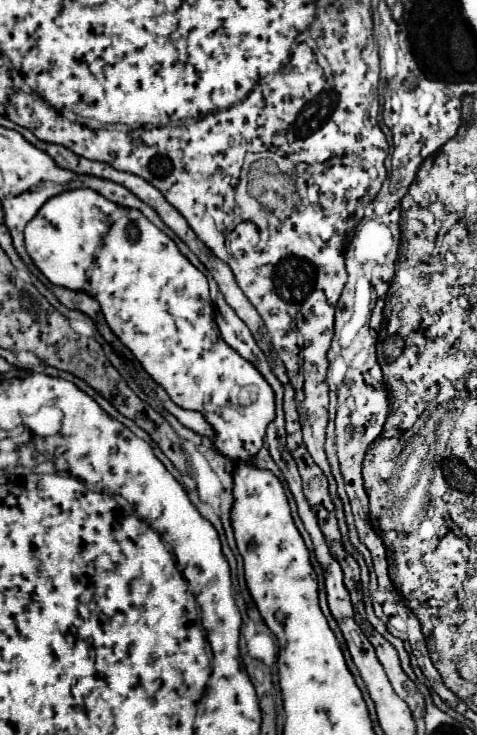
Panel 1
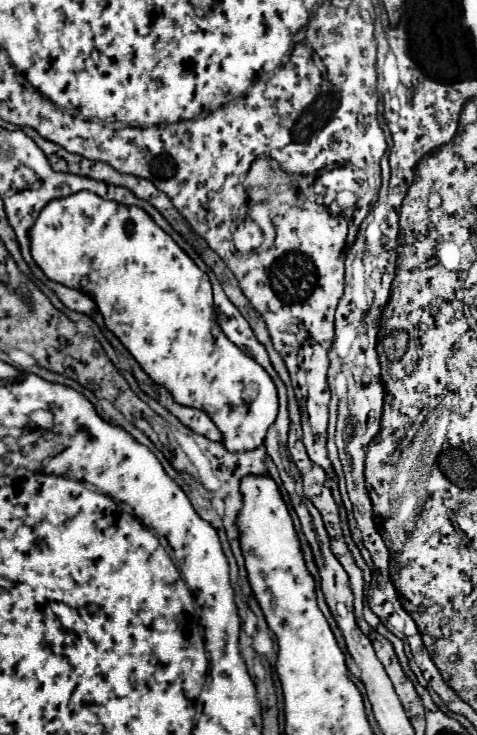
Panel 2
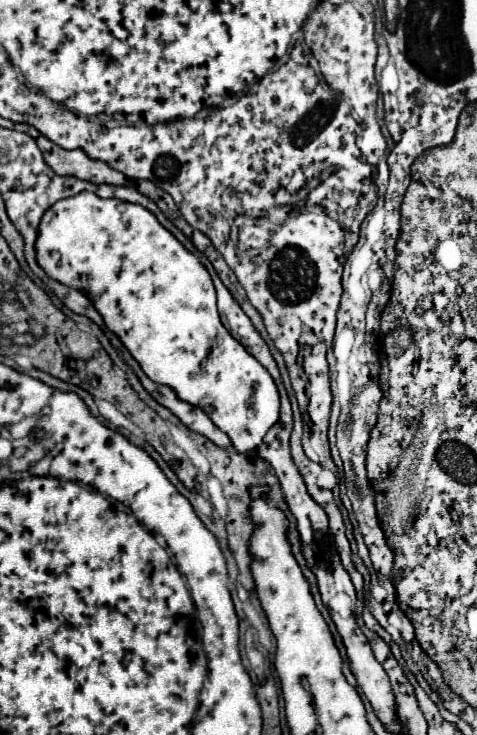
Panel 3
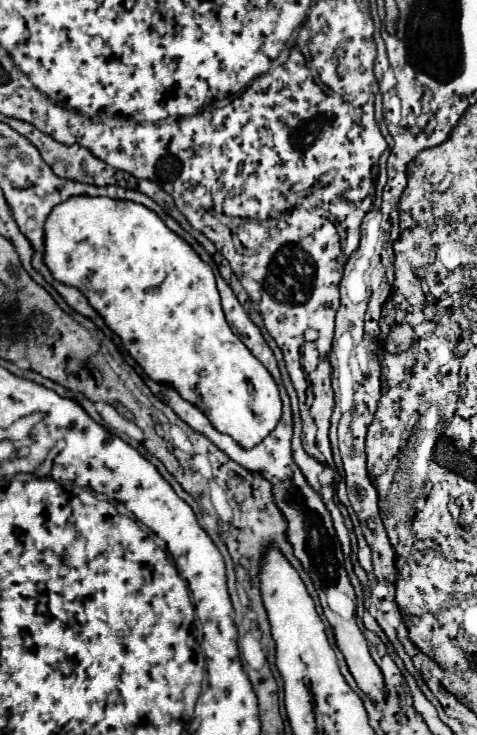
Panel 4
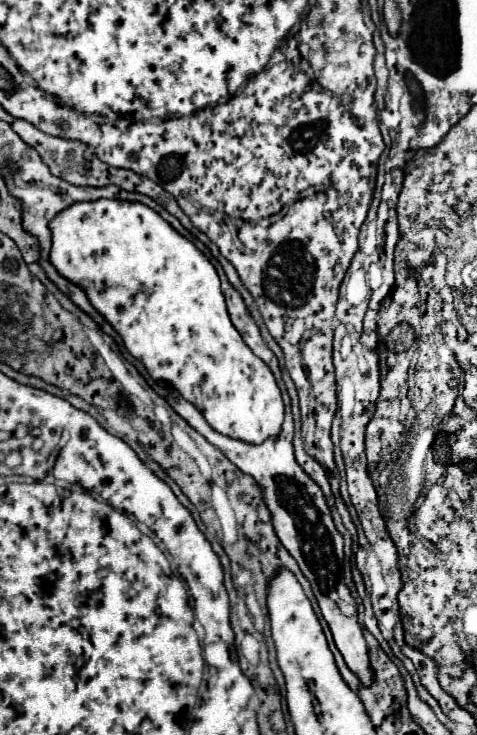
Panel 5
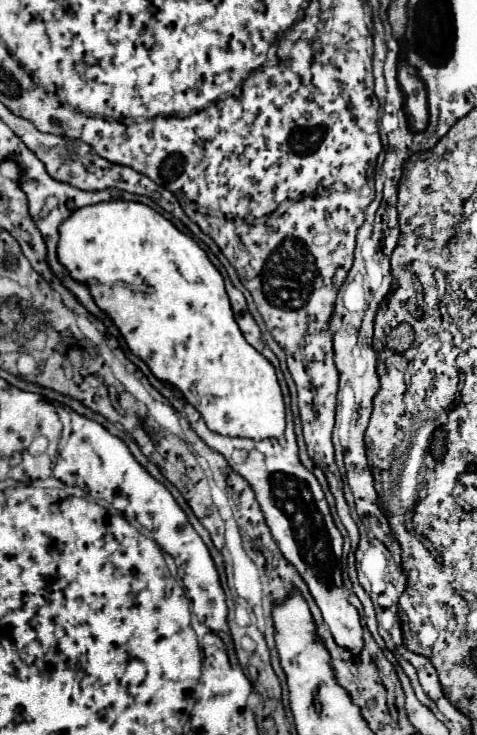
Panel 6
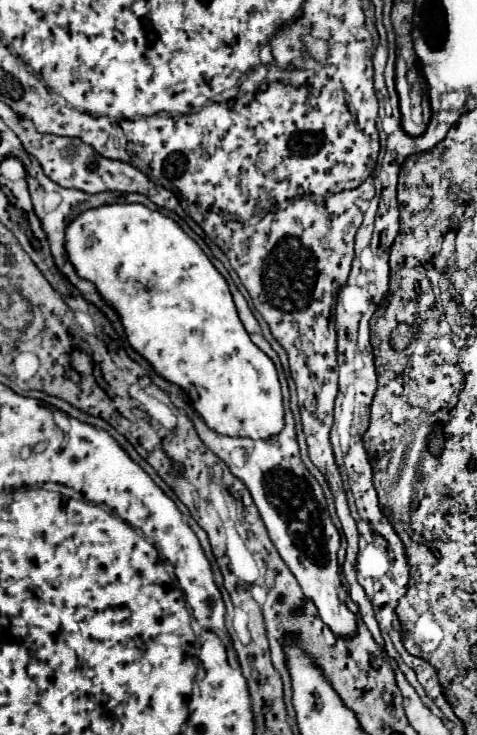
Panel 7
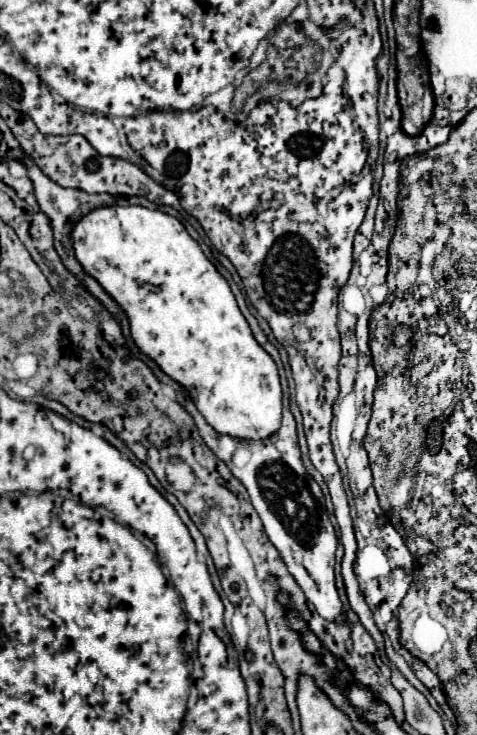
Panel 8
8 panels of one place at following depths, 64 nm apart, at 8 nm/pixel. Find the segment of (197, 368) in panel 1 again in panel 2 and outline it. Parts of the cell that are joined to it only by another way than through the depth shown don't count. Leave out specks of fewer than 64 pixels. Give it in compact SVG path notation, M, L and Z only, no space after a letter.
M82 190L82 192L76 192L72 196L66 196L66 198L58 198L58 200L52 200L44 206L44 210L40 212L36 224L32 226L32 258L34 262L42 268L42 272L54 280L54 282L60 282L68 288L78 288L82 290L84 294L92 296L92 300L96 302L100 314L104 316L106 320L106 328L118 336L118 340L130 350L130 354L136 358L136 362L142 366L142 370L160 386L168 388L174 396L174 400L178 404L184 404L184 406L192 406L192 408L200 408L204 410L212 422L218 426L218 430L224 434L224 446L230 450L230 452L244 452L244 450L254 450L258 448L262 442L264 442L264 436L268 432L268 428L274 424L276 420L276 414L278 414L278 394L276 394L276 386L272 382L272 378L268 376L268 372L254 360L250 358L248 354L244 354L234 342L230 342L226 338L226 334L222 332L220 324L216 322L216 310L214 310L214 298L212 298L212 284L208 280L208 274L202 272L196 262L172 240L170 234L166 234L150 216L148 212L144 212L142 208L138 206L124 206L124 204L118 204L114 200L104 200L100 198L98 194L94 192L88 192L88 190Z

